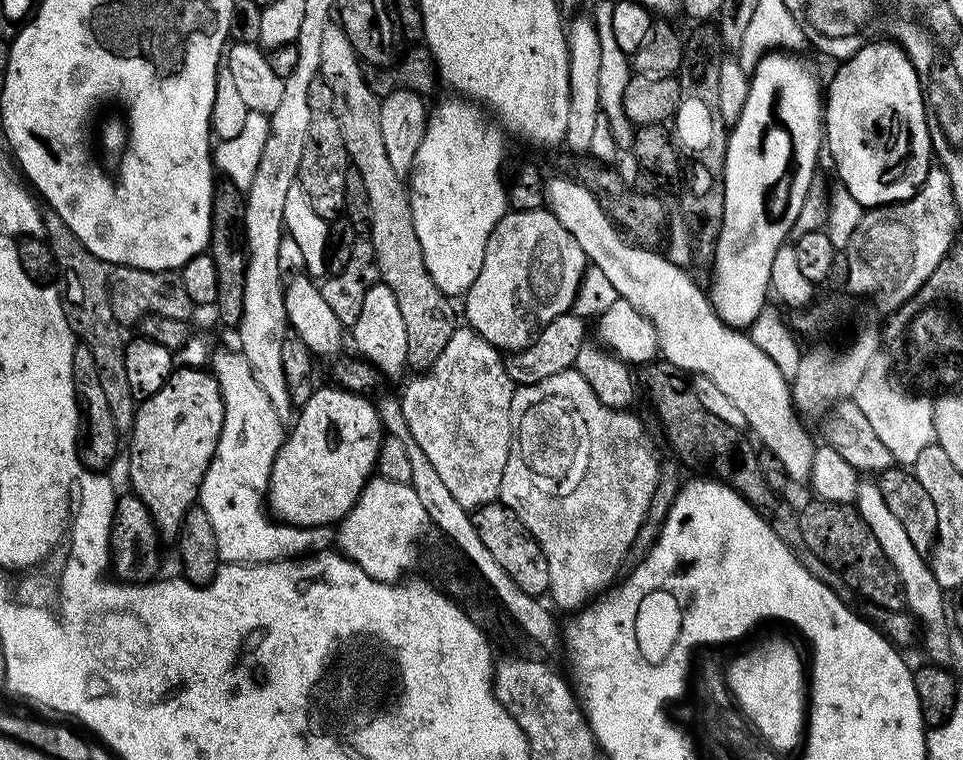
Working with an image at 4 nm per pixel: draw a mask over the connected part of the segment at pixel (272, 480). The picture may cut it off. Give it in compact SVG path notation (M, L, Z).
M317 387L310 402L299 409L268 479L266 504L271 515L295 528L323 528L343 520L356 505L365 482L377 471L376 459L382 456L386 428L369 397L327 387Z

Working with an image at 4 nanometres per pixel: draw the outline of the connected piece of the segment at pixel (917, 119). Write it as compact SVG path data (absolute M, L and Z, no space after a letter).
M875 40L865 42L853 56L837 67L840 69L833 74L832 81L826 84L826 99L822 104L827 155L829 152L836 163L839 183L857 199L864 210L910 199L924 185L934 158L920 73L903 47L899 48L888 40Z

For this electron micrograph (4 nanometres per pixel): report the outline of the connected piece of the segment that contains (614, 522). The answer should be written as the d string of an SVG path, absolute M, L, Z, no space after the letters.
M575 370L550 375L533 385L519 386L512 393L511 404L512 419L512 445L509 450L509 458L506 460L505 470L502 471L502 482L499 493L499 503L505 504L508 509L526 526L526 530L538 542L542 554L546 554L546 566L548 567L548 592L552 600L560 608L573 608L579 610L593 598L599 597L617 579L616 571L620 563L628 556L640 527L644 524L644 515L656 496L656 483L660 480L660 464L656 461L656 452L648 441L648 432L644 424L632 413L632 410L619 408L607 408L598 394L590 386L590 382Z

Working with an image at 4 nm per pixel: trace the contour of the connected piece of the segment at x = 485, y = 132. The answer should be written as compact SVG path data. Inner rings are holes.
M444 100L431 109L425 137L412 164L410 199L426 268L450 298L464 295L478 278L490 234L509 211L506 180L504 184L500 177L503 160L504 148L492 144L492 128L484 124L482 113L464 112L460 116L456 100Z

